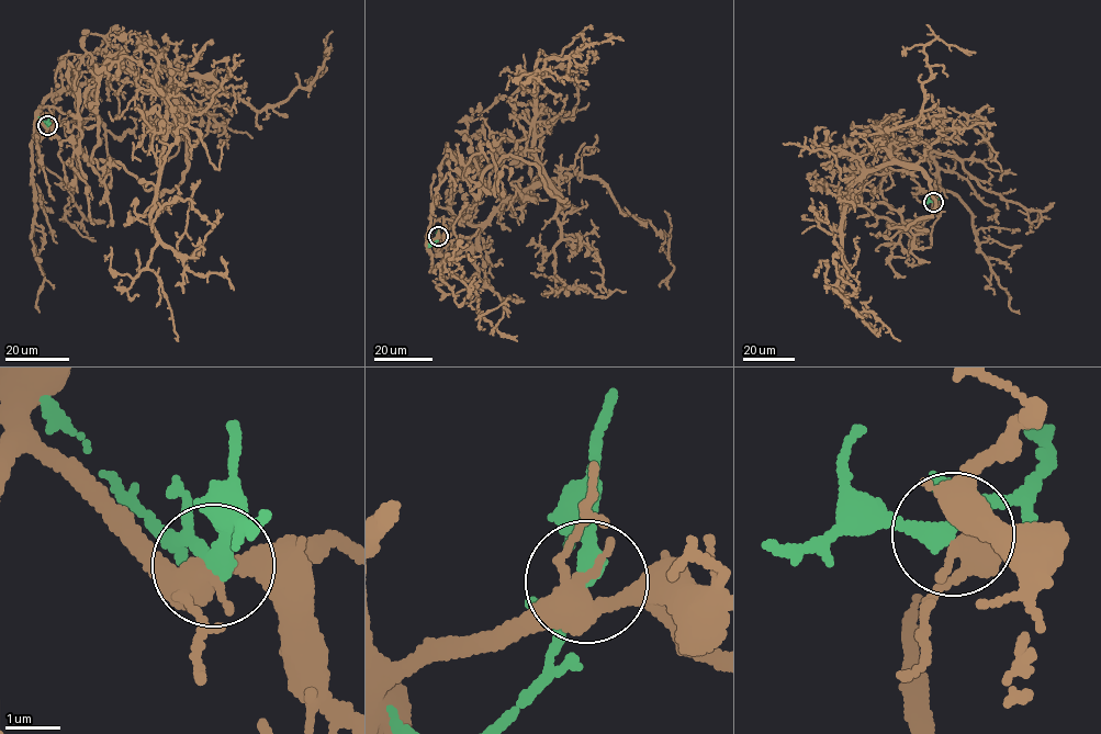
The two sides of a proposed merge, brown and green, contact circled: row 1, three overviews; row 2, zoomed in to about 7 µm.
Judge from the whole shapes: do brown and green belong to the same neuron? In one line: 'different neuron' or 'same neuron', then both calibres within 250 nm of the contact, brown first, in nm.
different neuron; 320 nm thick on the brown side, 280 nm on the other

